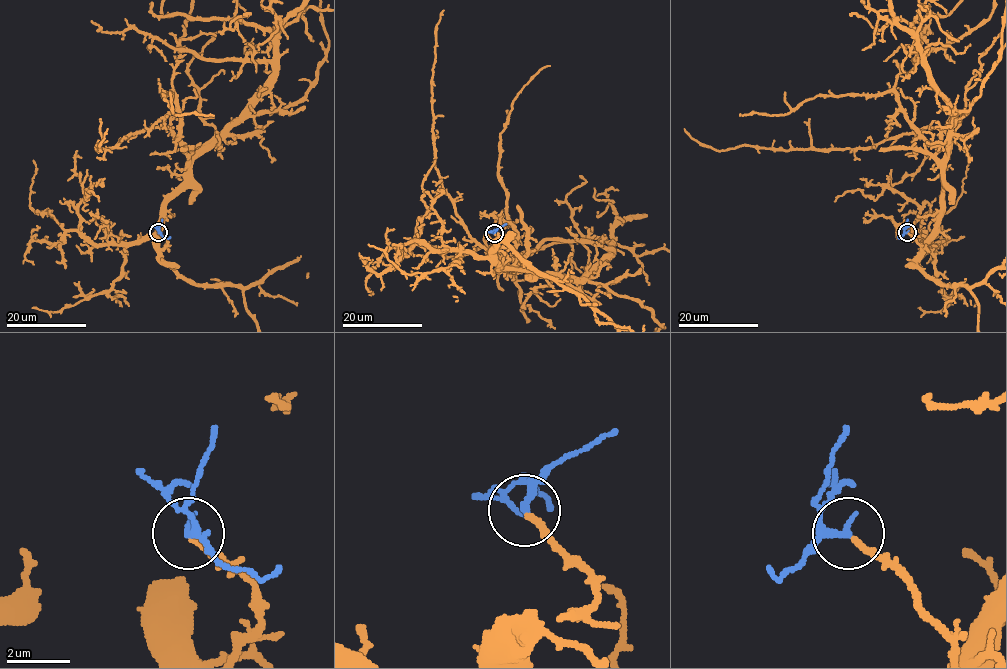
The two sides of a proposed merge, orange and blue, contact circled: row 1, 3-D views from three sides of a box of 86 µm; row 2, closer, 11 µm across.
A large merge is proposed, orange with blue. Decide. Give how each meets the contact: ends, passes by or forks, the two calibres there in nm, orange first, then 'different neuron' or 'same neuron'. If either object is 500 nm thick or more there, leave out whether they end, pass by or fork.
orange ends there; blue passes by; 200 nm thick on the orange side, 190 nm on the other; same neuron

